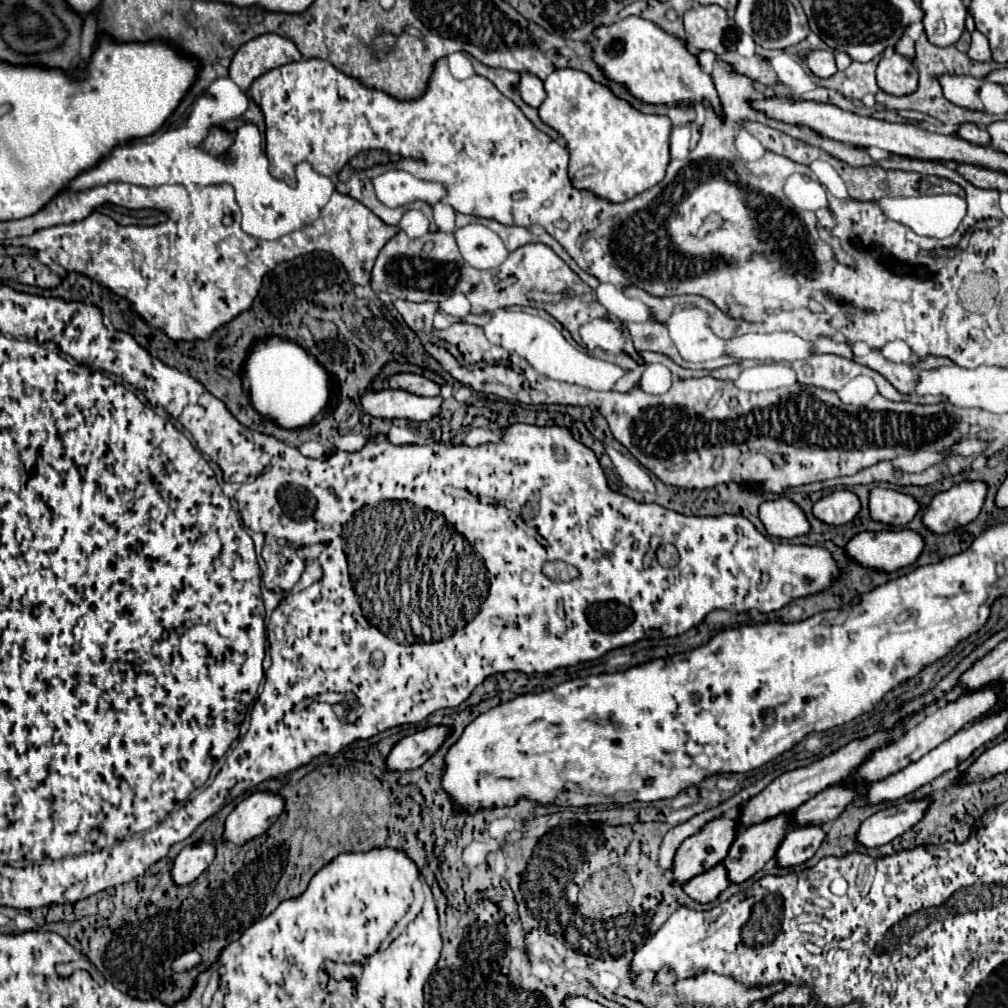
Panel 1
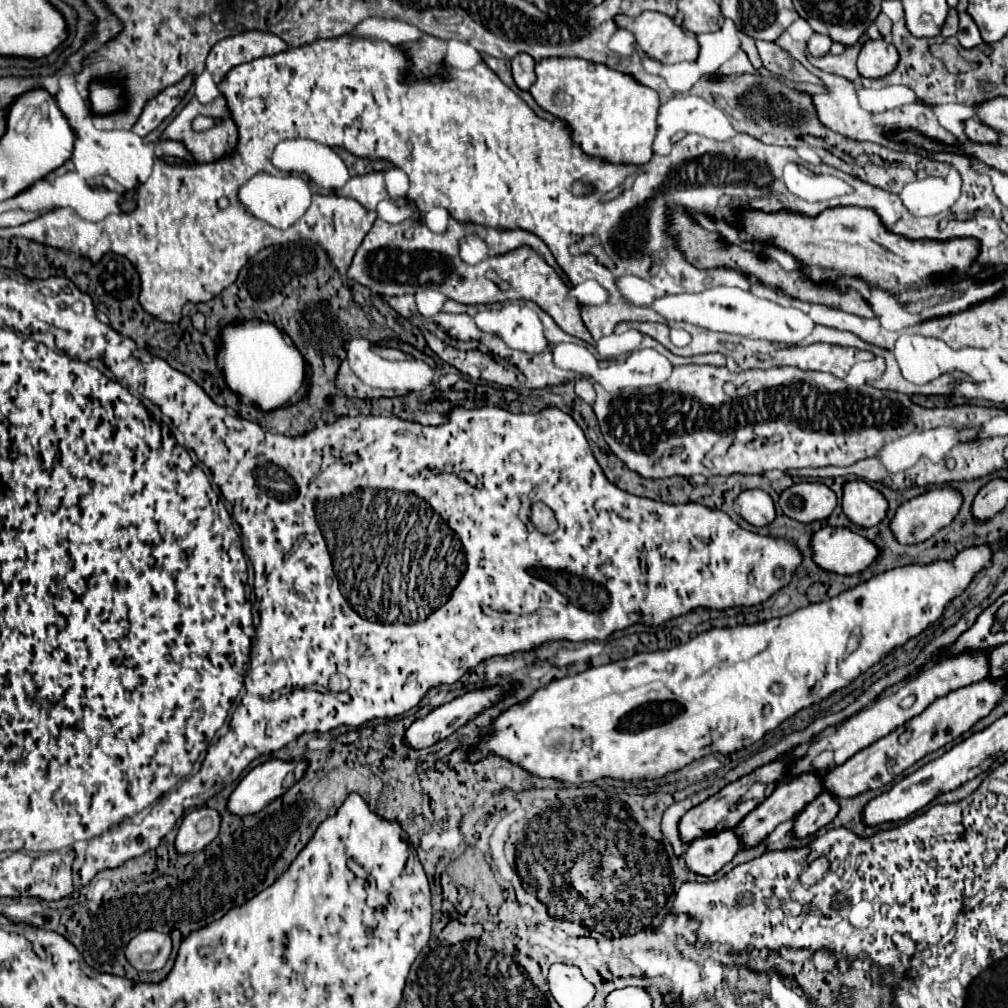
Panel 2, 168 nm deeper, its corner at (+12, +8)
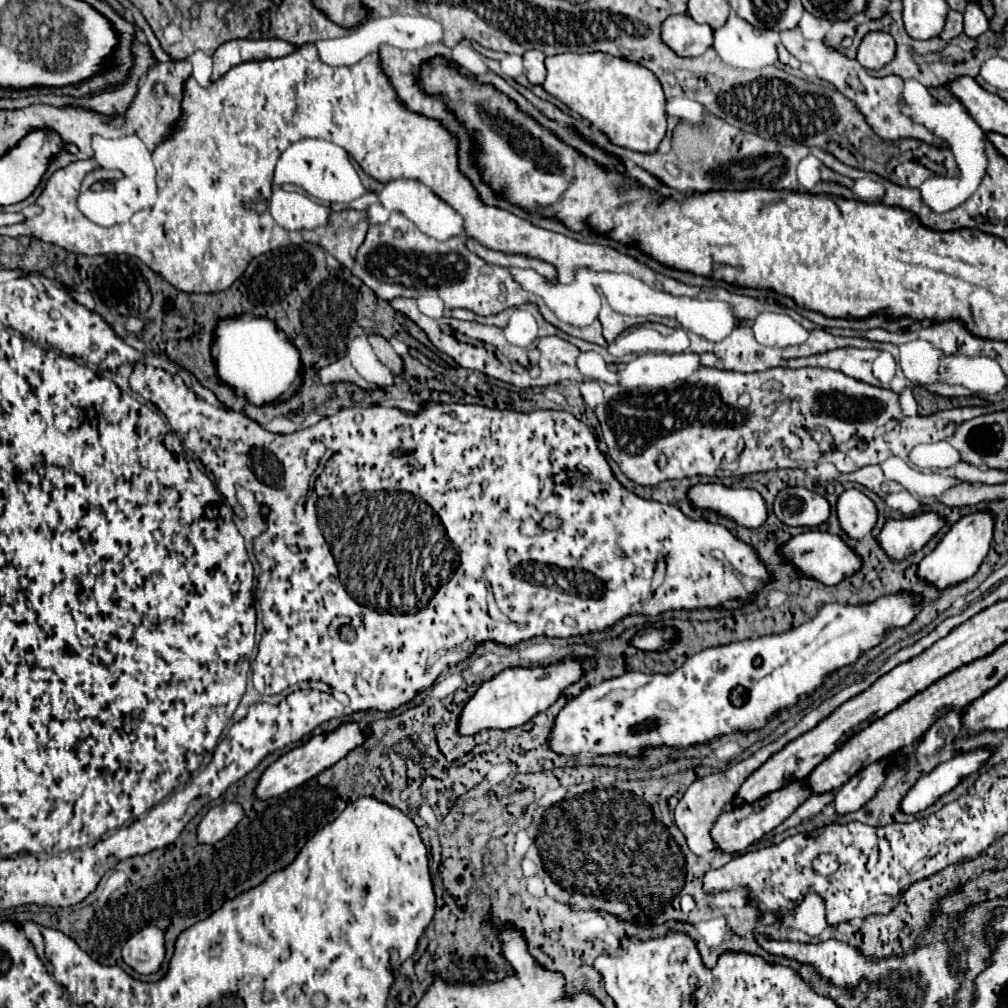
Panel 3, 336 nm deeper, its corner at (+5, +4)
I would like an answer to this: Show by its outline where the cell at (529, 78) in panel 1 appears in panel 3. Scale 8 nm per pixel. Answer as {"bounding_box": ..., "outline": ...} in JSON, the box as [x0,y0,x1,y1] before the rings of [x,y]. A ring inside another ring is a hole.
{"bounding_box":[524,51,546,83],"outline":[[[526,51],[524,53],[524,67],[526,67],[526,77],[530,83],[544,83],[546,69],[544,69],[544,59],[546,55],[542,51]]]}

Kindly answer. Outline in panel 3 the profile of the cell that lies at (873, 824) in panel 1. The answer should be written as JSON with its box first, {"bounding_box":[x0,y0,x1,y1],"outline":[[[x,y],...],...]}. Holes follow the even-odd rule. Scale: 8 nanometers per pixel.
{"bounding_box":[902,749,990,813],"outline":[[[976,749],[964,755],[950,759],[948,763],[940,763],[932,773],[918,779],[918,783],[906,793],[902,801],[904,813],[918,813],[930,807],[938,797],[954,789],[962,777],[976,771],[990,757],[988,749]]]}

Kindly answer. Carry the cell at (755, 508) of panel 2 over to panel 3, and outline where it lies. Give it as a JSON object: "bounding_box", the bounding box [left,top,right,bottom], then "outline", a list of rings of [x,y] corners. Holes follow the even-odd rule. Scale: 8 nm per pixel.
{"bounding_box":[688,483,766,527],"outline":[[[698,483],[688,489],[694,509],[708,509],[742,527],[760,527],[766,521],[766,503],[756,489],[736,489],[718,483]]]}

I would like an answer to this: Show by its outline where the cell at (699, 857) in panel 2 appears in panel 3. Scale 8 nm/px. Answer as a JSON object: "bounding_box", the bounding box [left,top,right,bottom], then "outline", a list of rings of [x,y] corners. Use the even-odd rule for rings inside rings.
{"bounding_box":[712,779,812,853],"outline":[[[800,779],[800,781],[792,781],[792,783],[784,785],[778,791],[772,791],[772,793],[764,795],[762,799],[758,799],[754,803],[736,805],[730,811],[724,811],[718,817],[718,821],[714,823],[714,829],[712,829],[712,839],[714,839],[716,847],[722,849],[722,851],[726,851],[726,853],[742,853],[754,841],[762,839],[764,833],[770,833],[784,819],[788,819],[796,811],[796,807],[800,807],[810,795],[812,795],[812,791],[808,787],[808,781],[806,779]]]}

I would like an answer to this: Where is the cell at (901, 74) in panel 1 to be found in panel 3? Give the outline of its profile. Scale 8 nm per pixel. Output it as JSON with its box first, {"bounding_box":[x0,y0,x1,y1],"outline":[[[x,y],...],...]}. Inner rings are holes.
{"bounding_box":[856,31,896,69],"outline":[[[870,31],[860,41],[856,59],[866,69],[880,69],[880,67],[884,67],[884,63],[892,61],[894,51],[896,51],[896,43],[890,33]]]}

